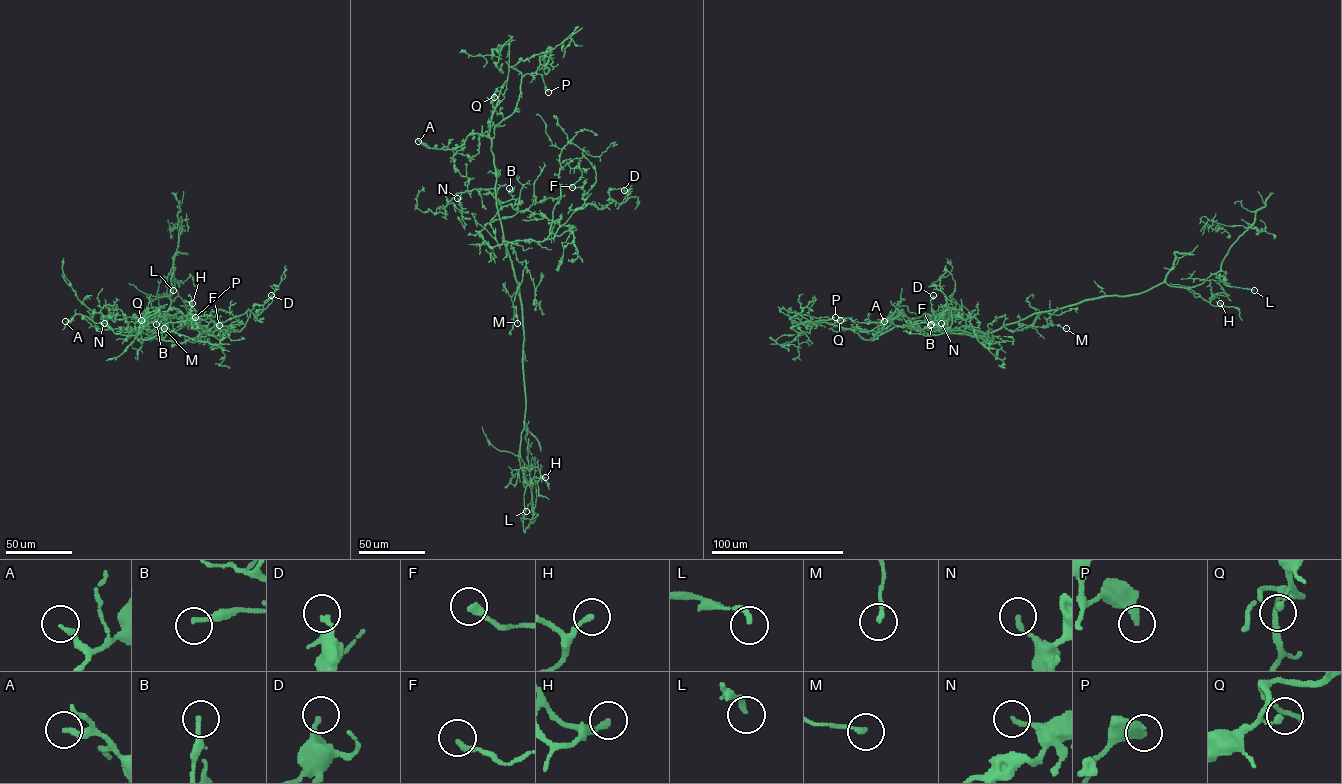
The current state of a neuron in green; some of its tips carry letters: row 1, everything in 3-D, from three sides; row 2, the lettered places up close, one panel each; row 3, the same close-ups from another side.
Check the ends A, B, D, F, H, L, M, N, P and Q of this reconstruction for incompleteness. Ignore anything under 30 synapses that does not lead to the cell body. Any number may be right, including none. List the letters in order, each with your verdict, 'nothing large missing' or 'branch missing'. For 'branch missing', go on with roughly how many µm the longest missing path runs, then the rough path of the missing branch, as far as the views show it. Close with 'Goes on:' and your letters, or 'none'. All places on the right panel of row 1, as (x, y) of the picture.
A: nothing large missing
B: nothing large missing
D: nothing large missing
F: nothing large missing
H: branch missing; about 35 µm are missing; missing branch runs (1220, 303), (1218, 296), (1231, 318)
L: nothing large missing
M: nothing large missing
N: nothing large missing
P: branch missing; about 40 µm are missing; missing branch runs (835, 317), (850, 323), (840, 332), (829, 328)
Q: nothing large missing
Goes on: H, P

